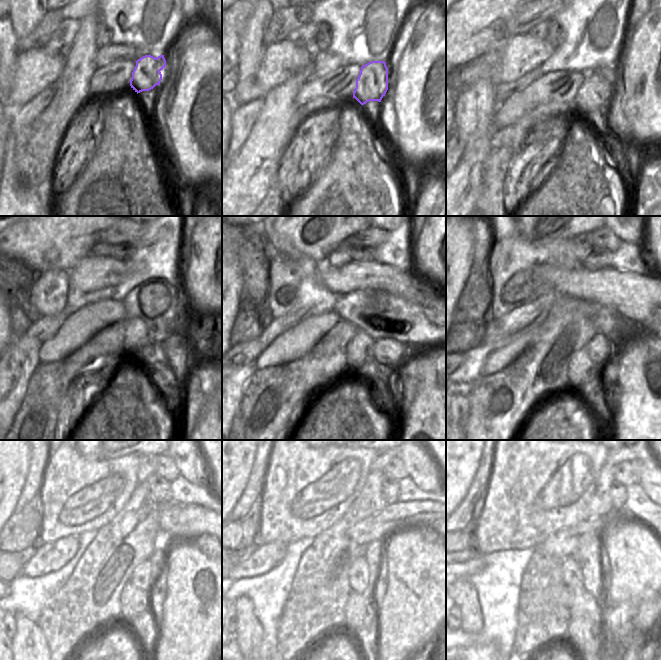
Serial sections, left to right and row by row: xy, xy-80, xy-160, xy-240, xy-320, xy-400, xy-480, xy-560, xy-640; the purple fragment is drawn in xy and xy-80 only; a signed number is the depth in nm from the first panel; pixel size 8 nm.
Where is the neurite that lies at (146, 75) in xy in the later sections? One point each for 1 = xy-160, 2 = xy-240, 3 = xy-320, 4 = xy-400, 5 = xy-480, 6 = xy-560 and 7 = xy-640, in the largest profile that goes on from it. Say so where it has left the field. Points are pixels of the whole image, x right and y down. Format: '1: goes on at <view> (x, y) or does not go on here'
1: goes on at xy-160 (597, 89)
2: goes on at xy-240 (137, 334)
3: goes on at xy-320 (359, 349)
4: goes on at xy-400 (581, 368)
5: goes on at xy-480 (133, 601)
6: goes on at xy-560 (360, 610)
7: goes on at xy-640 (585, 634)

